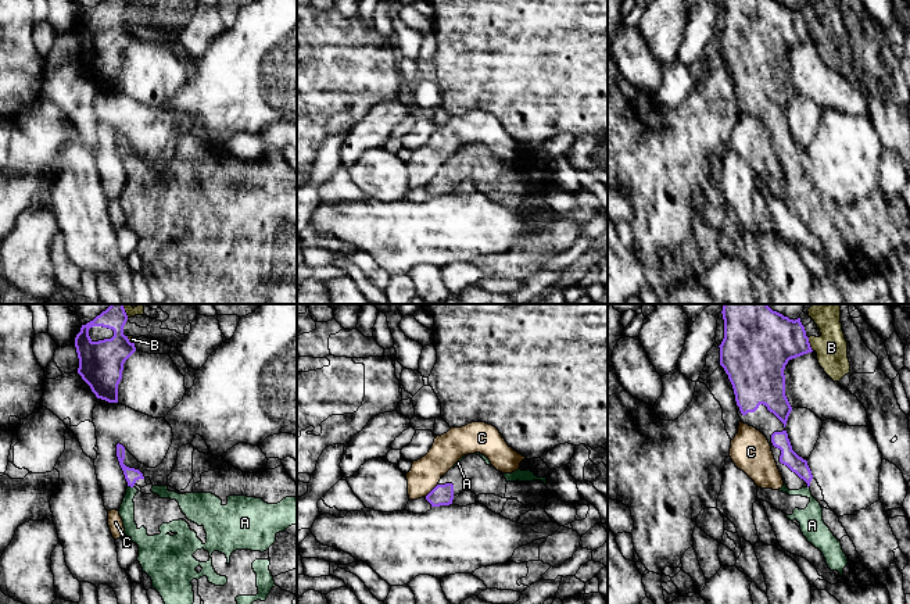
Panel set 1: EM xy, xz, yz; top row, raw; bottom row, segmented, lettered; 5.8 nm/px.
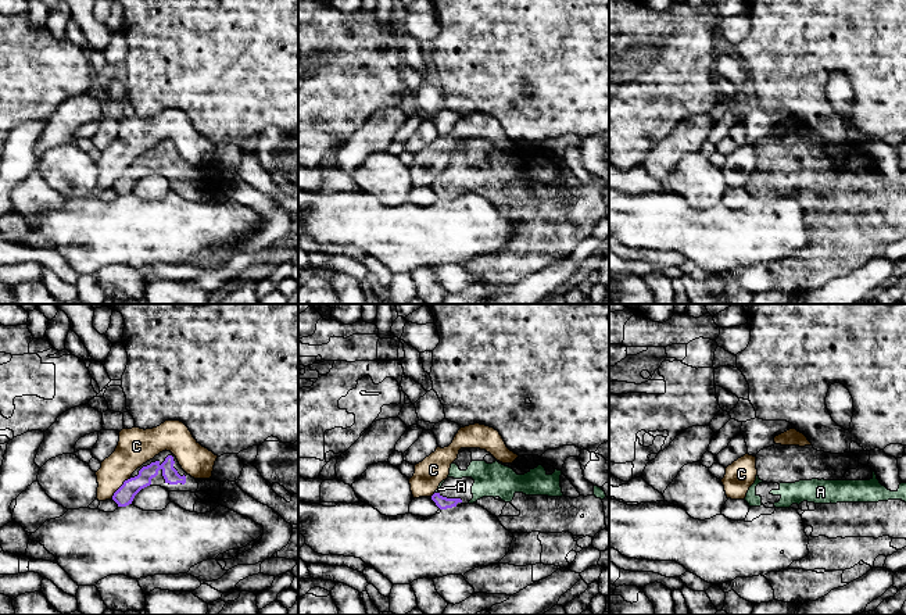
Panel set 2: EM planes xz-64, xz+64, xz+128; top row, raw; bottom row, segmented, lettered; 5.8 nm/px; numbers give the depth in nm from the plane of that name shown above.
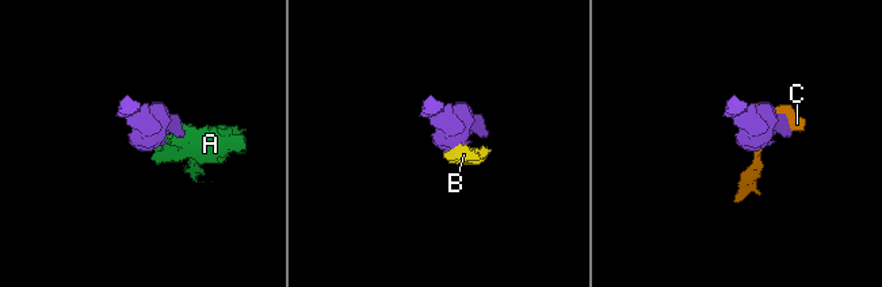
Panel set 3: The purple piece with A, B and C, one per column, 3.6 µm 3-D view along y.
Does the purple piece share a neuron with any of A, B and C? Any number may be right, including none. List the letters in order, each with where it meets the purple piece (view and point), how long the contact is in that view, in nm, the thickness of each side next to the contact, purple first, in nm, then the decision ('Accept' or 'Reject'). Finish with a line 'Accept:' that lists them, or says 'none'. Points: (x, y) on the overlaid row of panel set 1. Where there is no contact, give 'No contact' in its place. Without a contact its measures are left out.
A: Touches purple at xy (131, 486). Shared border 40 nm. Thickness 80 nm (purple) against 90 nm. Accept
B: Touches purple at yz (809, 345). Shared border 90 nm. Thickness 360 nm (purple) against 190 nm. Reject
C: Touches purple at xz (432, 490). Shared border 110 nm. Thickness 130 nm (purple) against 180 nm. Reject
Accept: A

